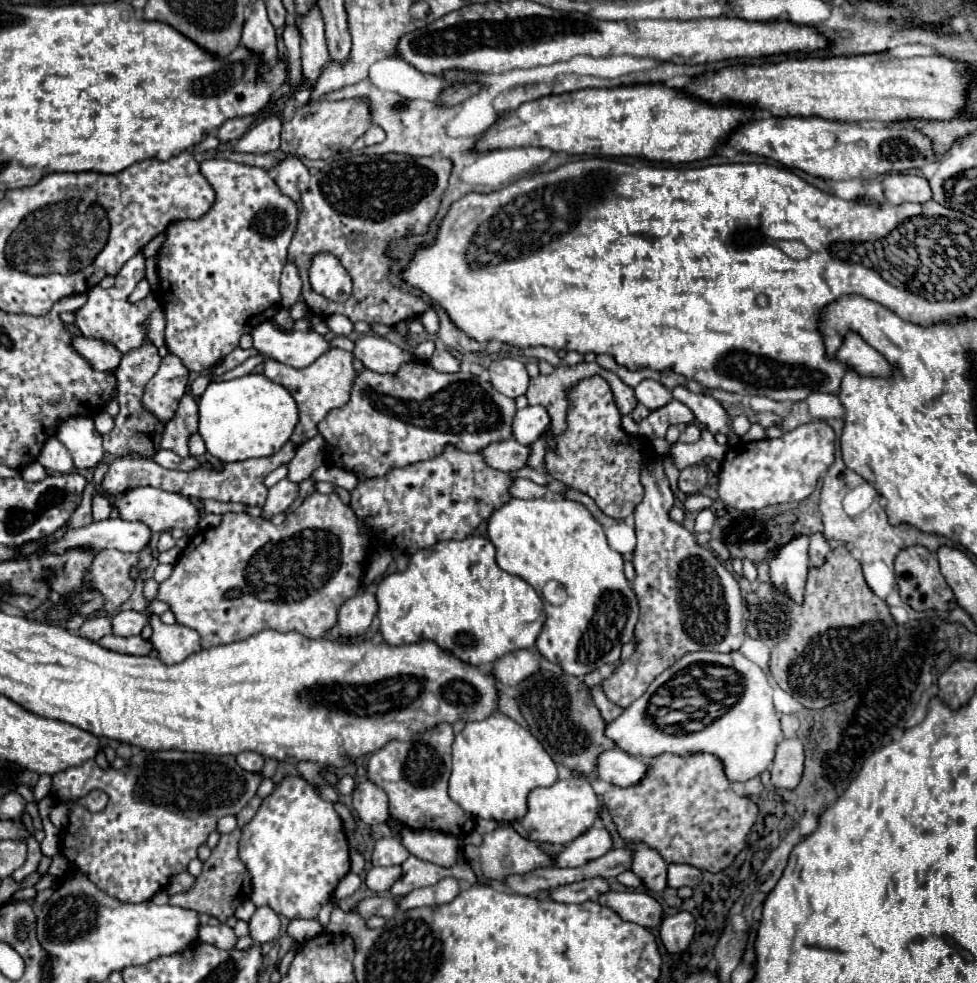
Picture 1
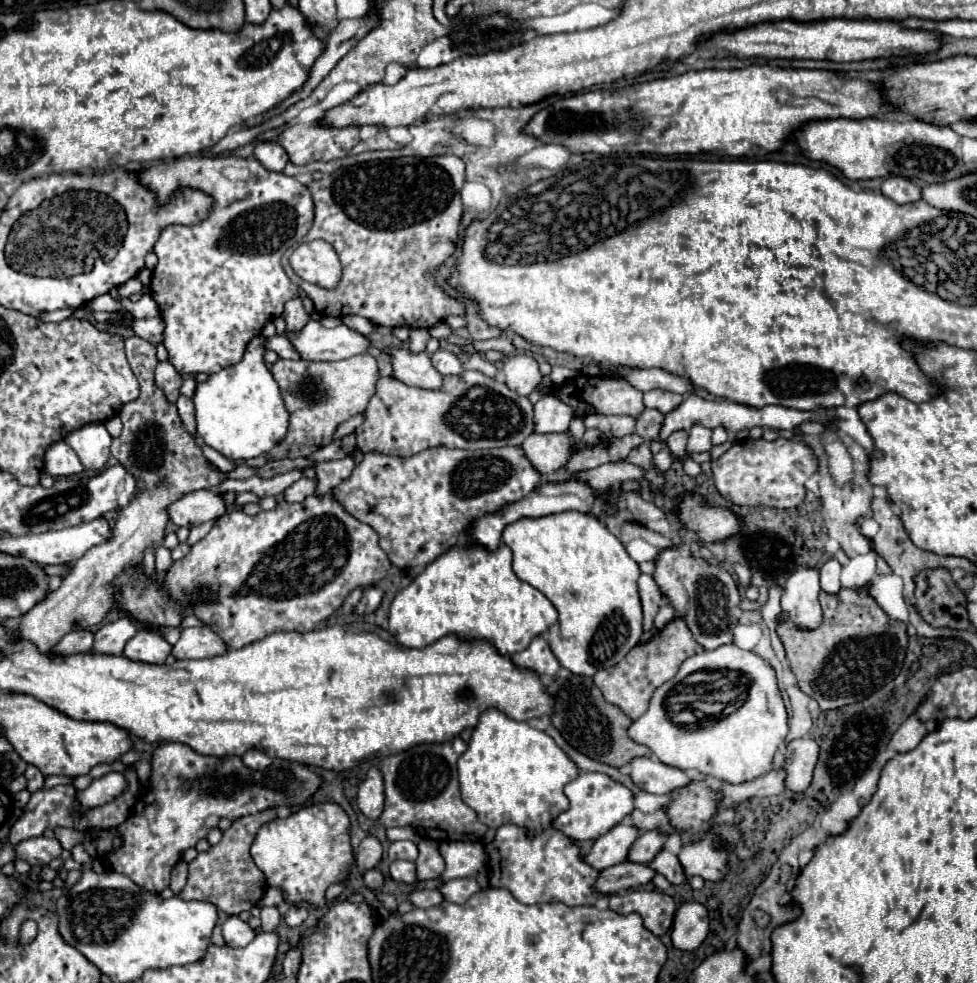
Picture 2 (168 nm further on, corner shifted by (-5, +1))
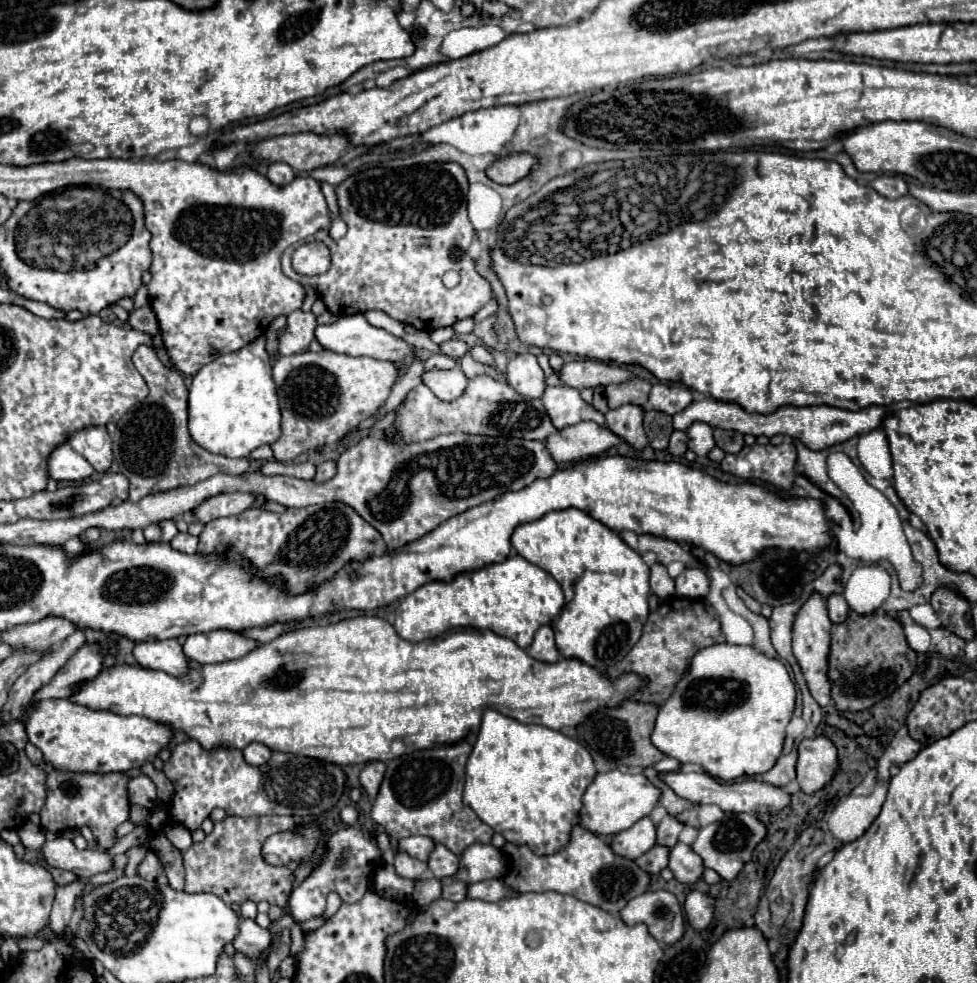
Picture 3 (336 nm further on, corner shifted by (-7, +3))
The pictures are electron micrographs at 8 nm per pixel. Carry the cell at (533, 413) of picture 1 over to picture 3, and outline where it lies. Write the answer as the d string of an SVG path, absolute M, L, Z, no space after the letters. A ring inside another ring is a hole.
M548 386L542 396L542 402L544 402L546 412L552 418L552 424L558 430L582 422L582 410L584 410L584 420L594 420L600 426L604 424L604 414L598 412L594 406L586 404L580 398L580 390L576 390L576 388Z

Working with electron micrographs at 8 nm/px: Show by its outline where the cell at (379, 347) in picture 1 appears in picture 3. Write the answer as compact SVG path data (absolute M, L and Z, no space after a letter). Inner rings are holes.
M460 368L424 372L422 380L442 402L450 402L450 400L456 400L458 396L462 396L462 392L466 390L466 384L468 384L468 378L464 376L464 372Z

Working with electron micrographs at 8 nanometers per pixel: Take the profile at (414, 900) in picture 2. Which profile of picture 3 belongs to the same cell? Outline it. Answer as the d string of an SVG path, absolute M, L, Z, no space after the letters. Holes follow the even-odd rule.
M456 880L456 882L452 882L450 886L444 886L444 888L442 888L442 898L446 898L446 900L454 900L454 902L460 902L460 900L466 898L466 888L468 888L466 882Z

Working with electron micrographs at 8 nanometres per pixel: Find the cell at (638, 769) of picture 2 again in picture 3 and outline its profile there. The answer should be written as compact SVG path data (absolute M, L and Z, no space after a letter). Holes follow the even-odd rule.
M672 772L672 774L662 774L662 780L682 798L694 802L694 804L716 804L720 806L724 812L752 812L752 814L766 814L770 812L780 812L790 804L790 794L784 788L766 784L766 782L758 782L758 780L742 780L742 782L716 782L712 776L708 776L706 772Z

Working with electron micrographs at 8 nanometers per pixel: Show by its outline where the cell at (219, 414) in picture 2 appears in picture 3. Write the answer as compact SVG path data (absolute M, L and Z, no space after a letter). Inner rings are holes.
M264 336L238 352L220 354L192 378L188 390L188 430L198 446L228 458L248 456L252 450L278 440L280 406Z

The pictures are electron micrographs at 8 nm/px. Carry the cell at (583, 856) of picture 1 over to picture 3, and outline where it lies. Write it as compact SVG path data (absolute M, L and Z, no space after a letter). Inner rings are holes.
M650 818L638 820L632 828L620 832L612 840L612 848L616 854L636 860L644 852L648 852L656 844L656 824Z

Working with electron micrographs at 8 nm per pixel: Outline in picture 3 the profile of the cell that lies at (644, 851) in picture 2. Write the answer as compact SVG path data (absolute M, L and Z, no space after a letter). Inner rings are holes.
M664 816L664 820L658 824L658 840L656 844L662 844L662 846L676 846L678 842L678 834L682 832L684 824L680 820L676 820L676 816Z

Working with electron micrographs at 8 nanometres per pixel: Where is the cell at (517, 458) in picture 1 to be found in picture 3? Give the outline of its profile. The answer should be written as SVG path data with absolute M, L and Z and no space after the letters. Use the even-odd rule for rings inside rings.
M578 422L574 426L562 428L546 438L548 452L560 462L578 462L590 456L600 456L602 452L616 446L620 440L606 426L594 422Z

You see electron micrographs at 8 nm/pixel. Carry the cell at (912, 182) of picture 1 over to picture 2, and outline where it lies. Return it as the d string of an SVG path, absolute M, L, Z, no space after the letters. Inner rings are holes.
M890 176L882 182L882 194L896 204L908 204L922 200L922 190L912 180L902 176Z

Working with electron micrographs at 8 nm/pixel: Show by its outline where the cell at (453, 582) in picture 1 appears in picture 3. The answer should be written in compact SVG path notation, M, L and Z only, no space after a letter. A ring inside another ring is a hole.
M518 554L500 564L488 564L474 572L458 574L452 582L428 582L408 594L396 608L396 632L408 642L436 638L450 628L470 626L492 630L498 636L514 640L520 648L532 644L534 632L550 624L564 606L560 584L542 568L530 564Z

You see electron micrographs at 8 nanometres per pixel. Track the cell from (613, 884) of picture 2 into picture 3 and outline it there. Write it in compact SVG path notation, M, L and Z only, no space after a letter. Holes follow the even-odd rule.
M656 844L652 850L648 850L644 856L640 856L636 860L636 864L642 870L646 870L648 874L660 874L660 870L668 866L668 854L670 854L670 848Z

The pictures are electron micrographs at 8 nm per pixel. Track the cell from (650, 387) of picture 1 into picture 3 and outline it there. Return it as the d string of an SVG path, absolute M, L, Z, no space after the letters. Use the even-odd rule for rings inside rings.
M658 382L652 386L648 402L654 410L674 416L692 402L692 392L684 386L670 386L670 384Z

